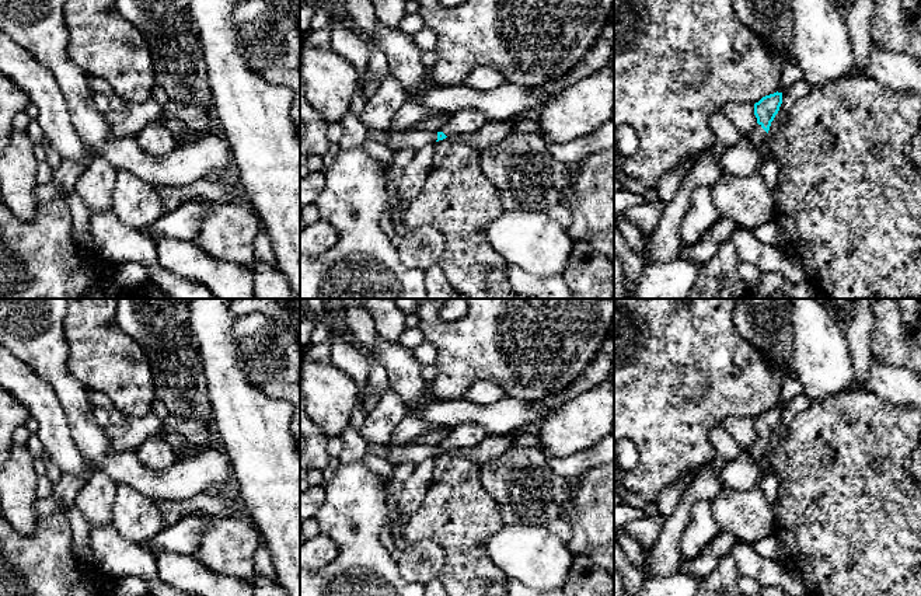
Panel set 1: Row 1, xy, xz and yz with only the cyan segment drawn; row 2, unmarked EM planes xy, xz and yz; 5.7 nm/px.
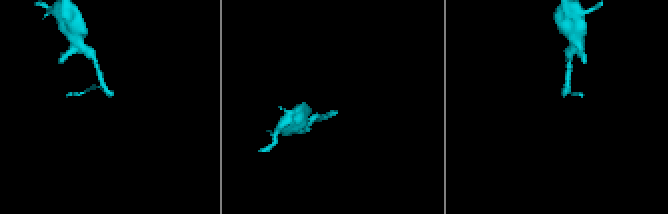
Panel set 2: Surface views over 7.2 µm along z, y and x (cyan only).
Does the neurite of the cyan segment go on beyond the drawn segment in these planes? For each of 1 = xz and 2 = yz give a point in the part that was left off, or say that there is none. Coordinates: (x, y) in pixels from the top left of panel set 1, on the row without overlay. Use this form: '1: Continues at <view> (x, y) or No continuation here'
1: Continues at xz (468, 435)
2: Continues at yz (757, 449)

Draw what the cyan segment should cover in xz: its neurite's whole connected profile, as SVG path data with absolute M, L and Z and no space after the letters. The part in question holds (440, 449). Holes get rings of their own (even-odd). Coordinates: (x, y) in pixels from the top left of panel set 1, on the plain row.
M463 424L454 426L446 439L437 446L437 454L443 454L446 452L457 453L461 449L475 447L478 446L488 433L484 428L475 424Z

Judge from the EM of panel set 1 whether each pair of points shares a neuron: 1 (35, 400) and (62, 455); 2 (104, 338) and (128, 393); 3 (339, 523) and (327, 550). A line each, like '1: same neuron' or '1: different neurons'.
1: same neuron
2: same neuron
3: different neurons

